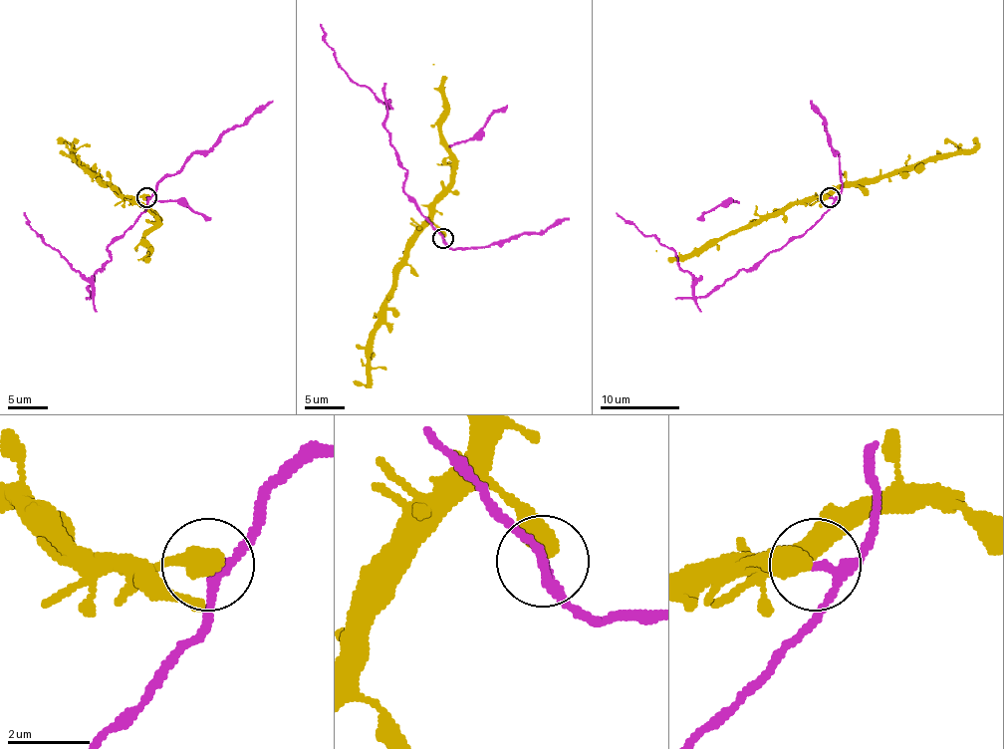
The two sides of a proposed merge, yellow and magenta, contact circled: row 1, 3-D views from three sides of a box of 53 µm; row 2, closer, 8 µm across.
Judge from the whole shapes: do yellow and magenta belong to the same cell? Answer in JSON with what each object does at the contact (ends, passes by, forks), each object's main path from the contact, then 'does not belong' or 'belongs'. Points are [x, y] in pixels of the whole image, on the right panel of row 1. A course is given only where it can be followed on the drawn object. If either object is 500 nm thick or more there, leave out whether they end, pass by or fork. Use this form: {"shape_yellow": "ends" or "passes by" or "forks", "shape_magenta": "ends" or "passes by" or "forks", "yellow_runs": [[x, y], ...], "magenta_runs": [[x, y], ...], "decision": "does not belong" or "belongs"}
{"yellow_runs": [[830, 196], [816, 196], [913, 168], [925, 158], [969, 152], [977, 142], [973, 138]], "magenta_runs": [[830, 196], [834, 204], [783, 247], [703, 297], [695, 297], [693, 279], [671, 249], [616, 213]], "decision": "does not belong"}

